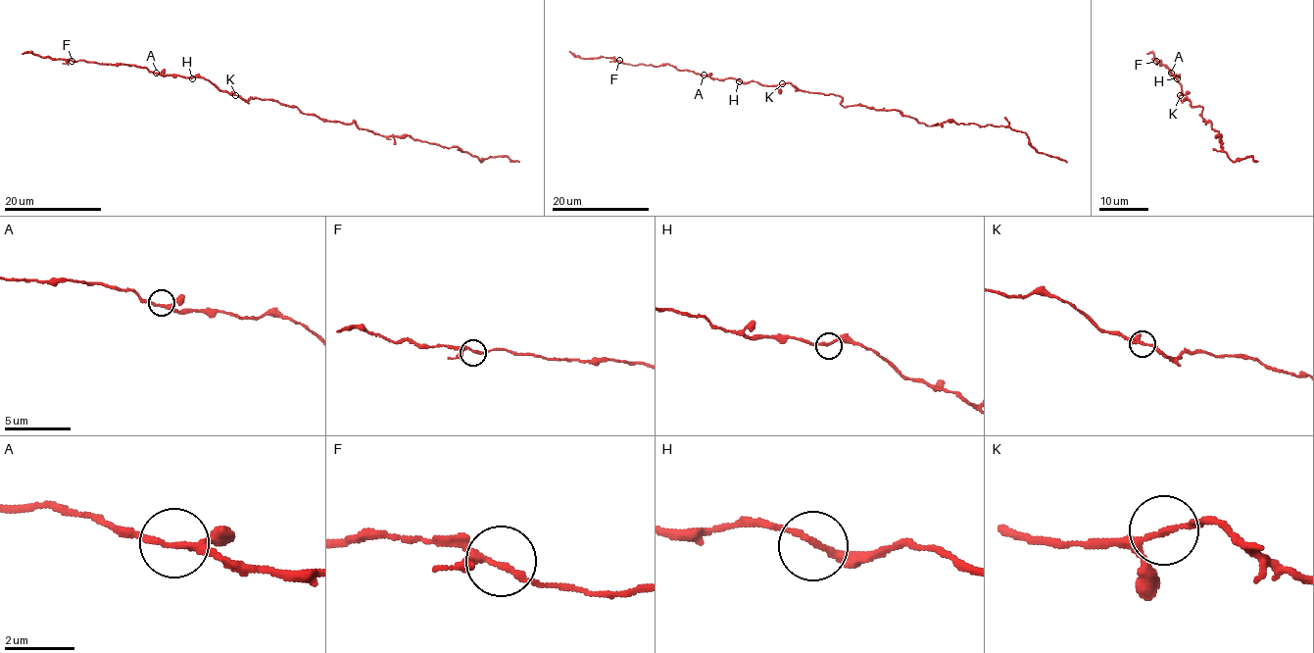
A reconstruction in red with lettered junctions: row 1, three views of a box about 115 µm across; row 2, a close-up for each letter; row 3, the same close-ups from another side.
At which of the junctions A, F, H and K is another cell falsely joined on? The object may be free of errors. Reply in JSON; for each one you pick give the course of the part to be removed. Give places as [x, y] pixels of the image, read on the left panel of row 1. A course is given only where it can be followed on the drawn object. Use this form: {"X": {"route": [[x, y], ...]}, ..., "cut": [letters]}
{"cut": []}

